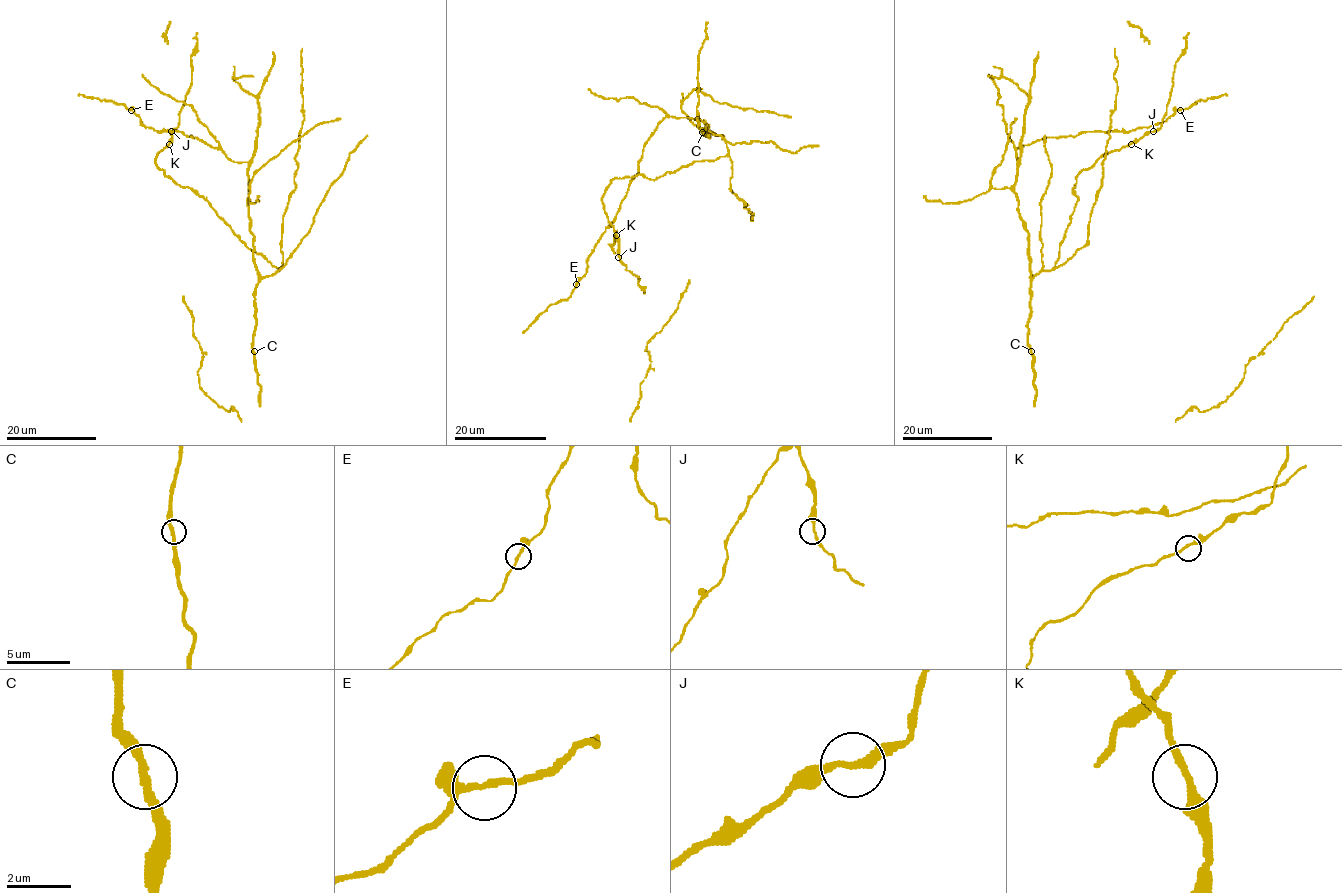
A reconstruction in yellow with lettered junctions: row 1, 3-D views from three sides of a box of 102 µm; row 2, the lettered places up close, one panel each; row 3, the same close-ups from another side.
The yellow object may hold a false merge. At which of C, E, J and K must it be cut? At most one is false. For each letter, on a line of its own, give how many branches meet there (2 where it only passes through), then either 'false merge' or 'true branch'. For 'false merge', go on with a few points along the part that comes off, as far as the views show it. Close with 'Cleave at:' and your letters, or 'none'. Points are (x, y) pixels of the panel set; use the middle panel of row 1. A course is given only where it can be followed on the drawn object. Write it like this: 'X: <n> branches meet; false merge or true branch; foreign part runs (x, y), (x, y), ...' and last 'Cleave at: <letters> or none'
C: 2 branches meet; true branch
E: 2 branches meet; true branch
J: 2 branches meet; true branch
K: 2 branches meet; true branch
Cleave at: none

